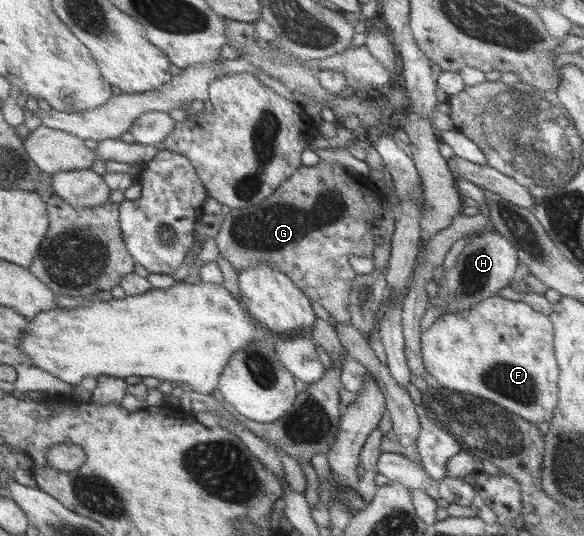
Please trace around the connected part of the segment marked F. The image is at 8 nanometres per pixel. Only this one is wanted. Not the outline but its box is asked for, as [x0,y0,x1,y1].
[422,296,558,423]

